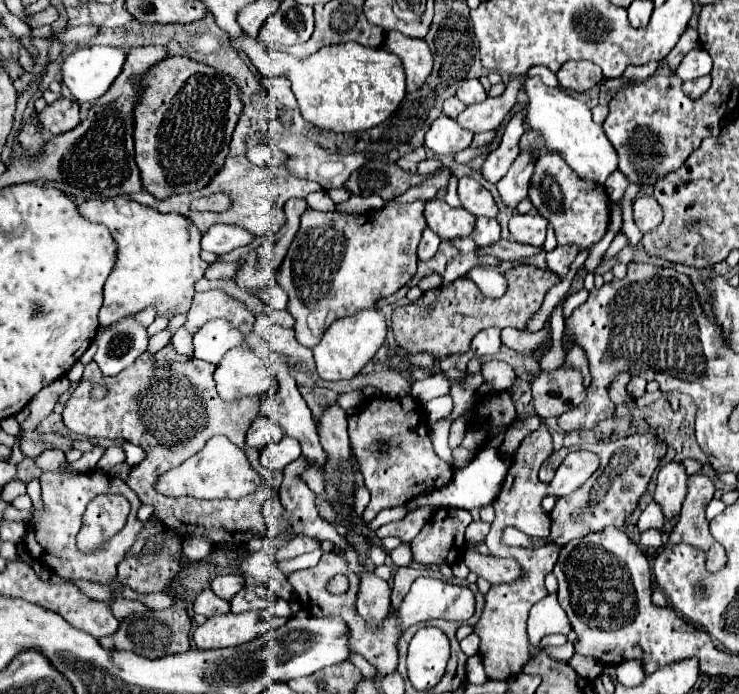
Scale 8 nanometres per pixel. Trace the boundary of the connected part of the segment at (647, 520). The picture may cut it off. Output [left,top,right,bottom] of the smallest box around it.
[638,500,664,532]

